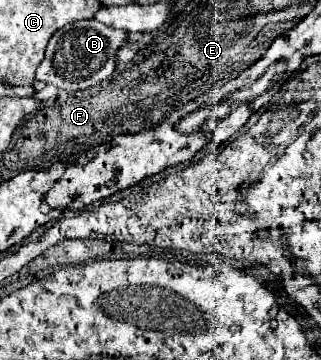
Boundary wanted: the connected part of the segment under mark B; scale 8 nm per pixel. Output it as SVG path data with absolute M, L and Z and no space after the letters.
M80 20L56 30L46 46L44 60L36 68L36 80L52 84L60 90L74 92L96 86L114 72L116 50L126 42L128 34L96 20Z

